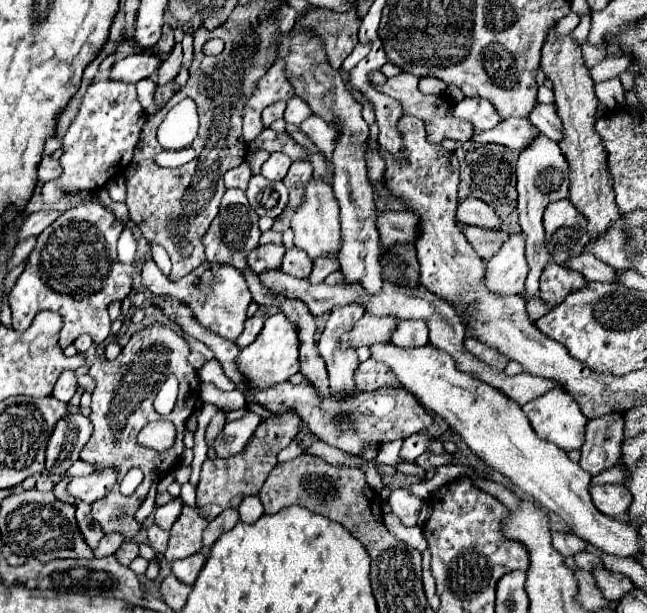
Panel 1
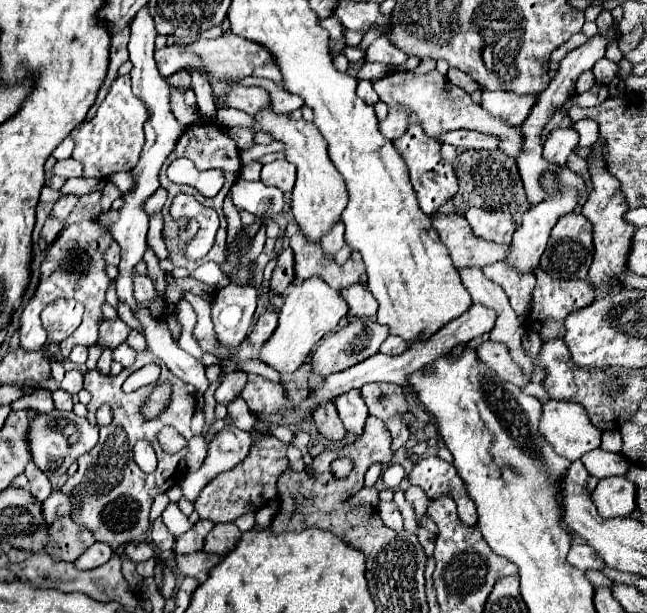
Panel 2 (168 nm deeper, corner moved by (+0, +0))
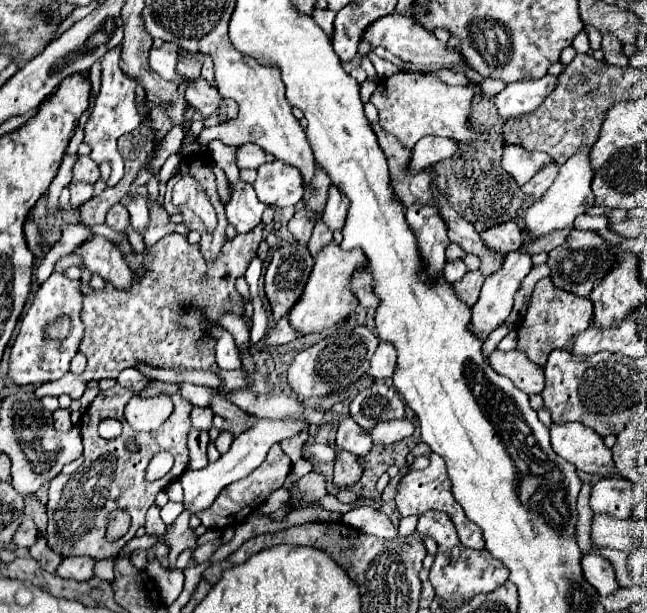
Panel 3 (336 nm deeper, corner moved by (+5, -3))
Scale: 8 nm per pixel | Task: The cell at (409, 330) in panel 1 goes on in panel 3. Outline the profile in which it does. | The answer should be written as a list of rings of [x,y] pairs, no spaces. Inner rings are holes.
[[[379,342],[373,358],[371,358],[371,368],[369,376],[375,380],[385,380],[395,374],[395,364],[397,364],[397,350],[393,344]]]

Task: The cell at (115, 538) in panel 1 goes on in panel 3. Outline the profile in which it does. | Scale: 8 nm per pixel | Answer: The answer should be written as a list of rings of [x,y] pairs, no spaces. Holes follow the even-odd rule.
[[[69,556],[69,558],[61,560],[61,564],[57,568],[57,576],[67,578],[67,580],[85,582],[93,576],[93,566],[95,566],[95,560],[91,560],[87,556]]]

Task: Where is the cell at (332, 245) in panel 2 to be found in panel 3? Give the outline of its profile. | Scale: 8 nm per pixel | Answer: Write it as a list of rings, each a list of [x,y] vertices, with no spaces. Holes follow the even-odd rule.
[[[335,184],[329,186],[329,198],[327,198],[327,206],[323,210],[323,222],[327,224],[327,228],[331,232],[343,228],[347,218],[347,200],[343,200],[343,192],[339,192],[339,188],[335,188]]]

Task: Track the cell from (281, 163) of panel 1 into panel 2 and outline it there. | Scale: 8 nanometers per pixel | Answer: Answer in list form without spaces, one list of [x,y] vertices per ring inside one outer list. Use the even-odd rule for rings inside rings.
[[[286,159],[272,161],[262,167],[260,179],[264,185],[272,185],[272,187],[282,189],[284,193],[290,193],[294,187],[294,179],[296,179],[296,167],[292,163],[288,163]]]

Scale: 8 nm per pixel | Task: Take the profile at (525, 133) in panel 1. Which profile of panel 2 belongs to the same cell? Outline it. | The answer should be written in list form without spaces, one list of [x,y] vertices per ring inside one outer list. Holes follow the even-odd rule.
[[[450,131],[440,135],[440,143],[450,143],[460,149],[498,149],[500,139],[478,131]]]

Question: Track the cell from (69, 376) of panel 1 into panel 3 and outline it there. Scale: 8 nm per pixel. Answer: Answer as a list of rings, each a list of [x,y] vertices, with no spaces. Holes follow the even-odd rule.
[[[59,408],[53,412],[53,424],[55,424],[55,430],[61,430],[61,432],[67,432],[73,428],[71,420],[69,420],[69,410],[65,408]]]

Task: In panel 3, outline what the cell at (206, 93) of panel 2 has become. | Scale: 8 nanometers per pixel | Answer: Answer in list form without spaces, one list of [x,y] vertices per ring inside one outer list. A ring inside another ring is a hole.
[[[221,140],[209,142],[207,148],[209,148],[211,158],[217,162],[217,166],[223,168],[223,172],[225,172],[229,184],[241,182],[241,178],[239,178],[239,168],[237,168],[237,164],[235,164],[235,150],[237,150],[237,148],[225,146]]]

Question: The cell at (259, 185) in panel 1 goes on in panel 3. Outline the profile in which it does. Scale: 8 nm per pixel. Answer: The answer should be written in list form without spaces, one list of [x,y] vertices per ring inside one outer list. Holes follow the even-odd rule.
[[[239,182],[233,188],[235,188],[233,200],[225,206],[227,222],[235,226],[237,234],[245,234],[251,232],[261,222],[261,214],[267,206],[255,196],[251,184]]]

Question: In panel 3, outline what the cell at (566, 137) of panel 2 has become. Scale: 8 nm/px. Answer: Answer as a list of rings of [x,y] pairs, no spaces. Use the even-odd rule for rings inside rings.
[[[549,164],[547,168],[543,168],[535,178],[531,178],[521,190],[529,196],[533,196],[535,200],[539,200],[539,196],[543,196],[543,192],[547,192],[547,188],[553,184],[555,176],[559,172],[559,166],[557,164]]]

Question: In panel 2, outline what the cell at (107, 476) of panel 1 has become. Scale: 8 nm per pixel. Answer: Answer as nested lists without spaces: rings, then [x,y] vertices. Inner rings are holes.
[[[54,489],[50,493],[50,497],[42,503],[42,511],[46,515],[48,525],[52,525],[56,515],[68,515],[72,511],[72,501],[68,501],[68,497],[64,497],[64,493],[60,493],[60,489]]]

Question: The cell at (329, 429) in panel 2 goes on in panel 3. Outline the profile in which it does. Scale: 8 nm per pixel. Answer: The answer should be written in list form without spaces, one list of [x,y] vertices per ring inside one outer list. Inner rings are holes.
[[[333,444],[333,448],[339,454],[339,460],[335,462],[335,476],[333,476],[333,484],[337,488],[351,488],[361,480],[363,470],[359,468],[359,464],[355,462],[357,458],[351,452],[341,450],[337,444]]]

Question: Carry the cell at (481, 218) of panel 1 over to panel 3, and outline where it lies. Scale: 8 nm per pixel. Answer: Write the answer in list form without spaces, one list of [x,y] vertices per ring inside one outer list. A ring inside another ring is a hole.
[[[505,222],[483,232],[481,238],[493,252],[507,256],[509,252],[515,252],[523,244],[523,230],[515,222]]]

